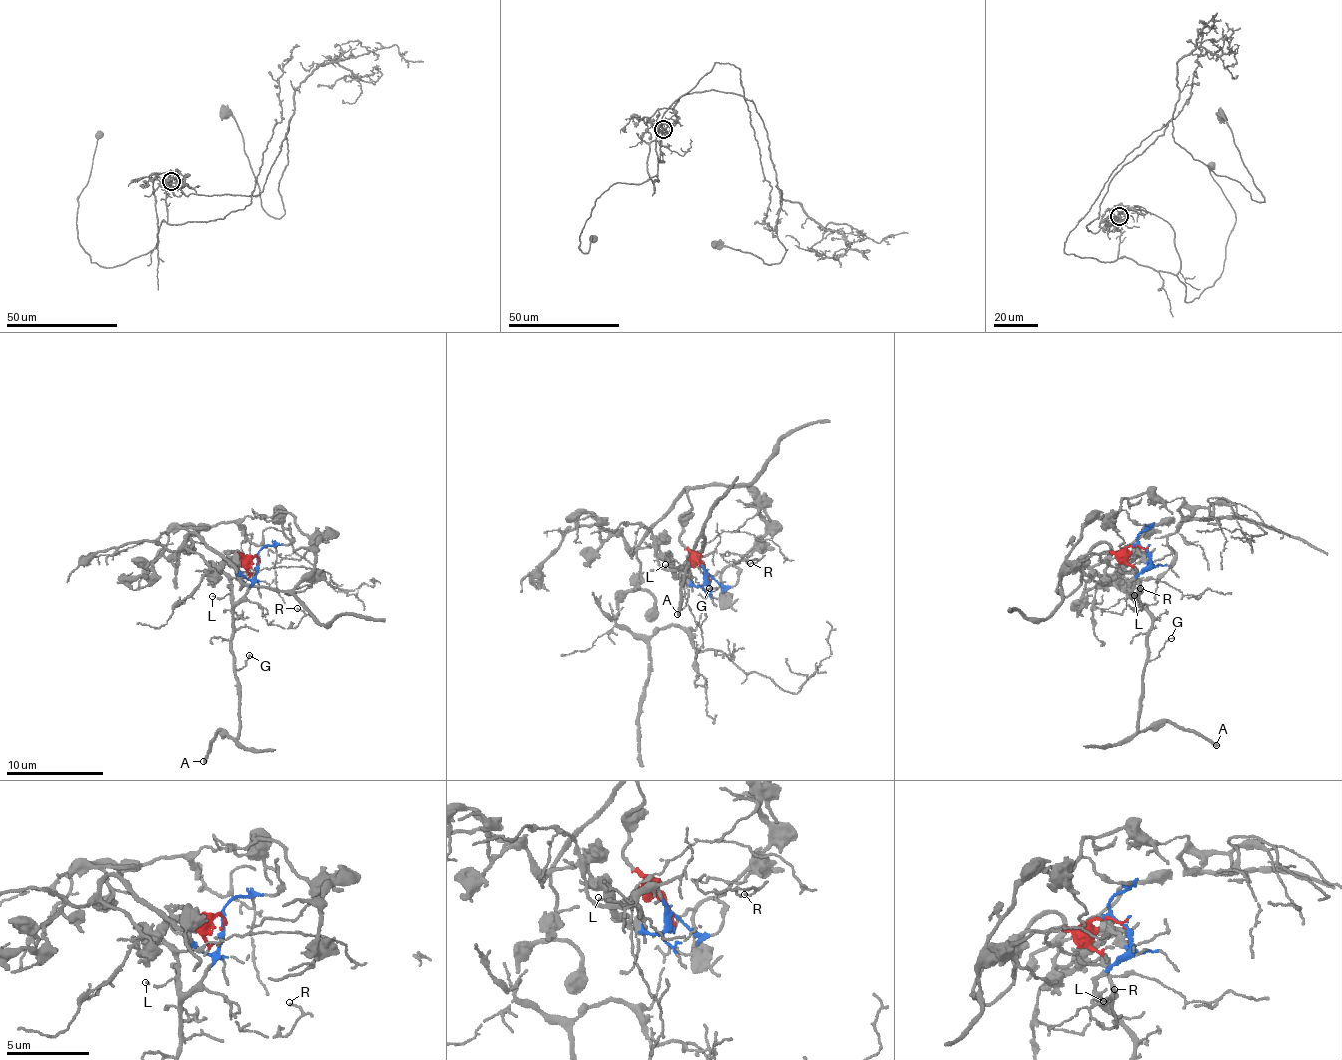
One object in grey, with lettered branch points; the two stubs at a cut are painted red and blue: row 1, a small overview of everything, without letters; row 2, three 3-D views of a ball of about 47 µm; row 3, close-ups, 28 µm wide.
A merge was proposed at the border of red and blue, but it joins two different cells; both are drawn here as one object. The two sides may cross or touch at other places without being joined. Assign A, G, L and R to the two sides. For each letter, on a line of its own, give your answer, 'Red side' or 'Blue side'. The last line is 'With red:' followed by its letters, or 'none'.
A: Blue side
G: Blue side
L: Blue side
R: Blue side
With red: none

